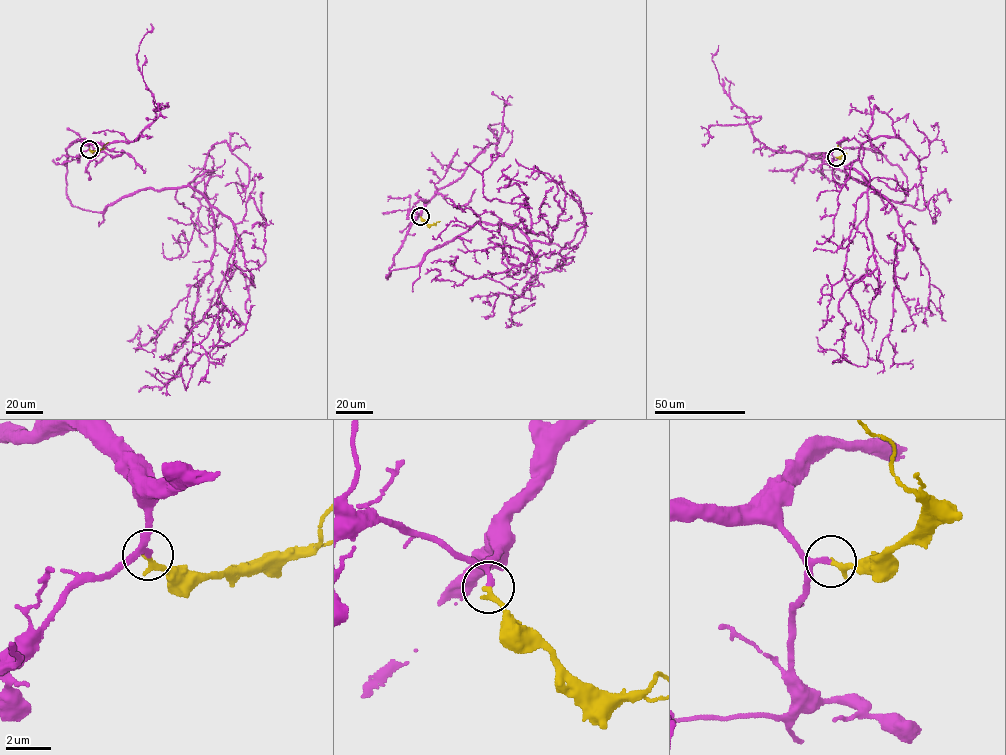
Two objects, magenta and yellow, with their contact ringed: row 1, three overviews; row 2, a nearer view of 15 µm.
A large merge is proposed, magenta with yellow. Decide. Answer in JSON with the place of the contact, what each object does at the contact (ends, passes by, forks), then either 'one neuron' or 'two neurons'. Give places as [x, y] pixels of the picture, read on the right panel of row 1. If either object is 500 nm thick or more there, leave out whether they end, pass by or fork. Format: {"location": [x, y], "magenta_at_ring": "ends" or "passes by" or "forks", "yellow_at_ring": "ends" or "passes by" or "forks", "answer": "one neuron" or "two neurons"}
{"location": [836, 157], "magenta_at_ring": "passes by", "yellow_at_ring": "ends", "answer": "one neuron"}

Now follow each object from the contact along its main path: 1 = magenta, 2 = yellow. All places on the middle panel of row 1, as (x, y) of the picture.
1: (420, 216), (387, 279), (477, 222), (515, 225), (549, 243), (527, 231), (525, 199), (484, 196), (493, 154)
2: (420, 216), (429, 224), (440, 221)

